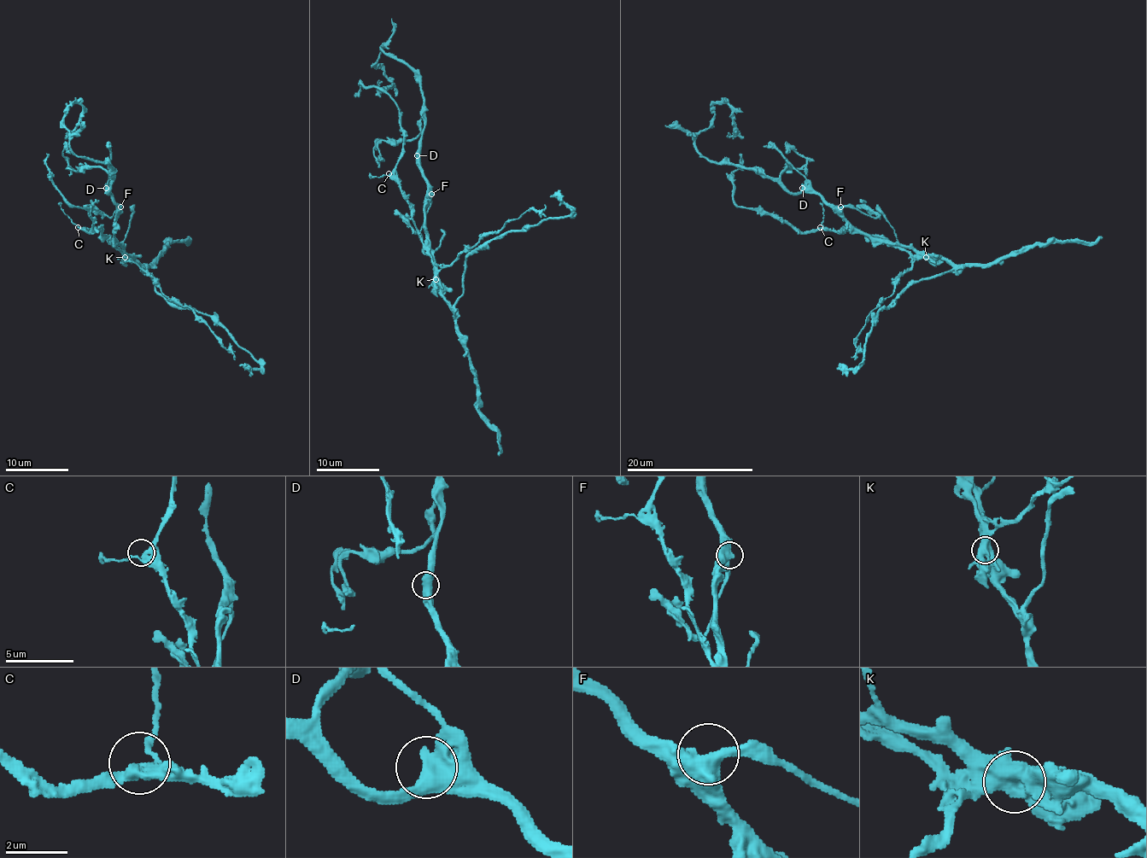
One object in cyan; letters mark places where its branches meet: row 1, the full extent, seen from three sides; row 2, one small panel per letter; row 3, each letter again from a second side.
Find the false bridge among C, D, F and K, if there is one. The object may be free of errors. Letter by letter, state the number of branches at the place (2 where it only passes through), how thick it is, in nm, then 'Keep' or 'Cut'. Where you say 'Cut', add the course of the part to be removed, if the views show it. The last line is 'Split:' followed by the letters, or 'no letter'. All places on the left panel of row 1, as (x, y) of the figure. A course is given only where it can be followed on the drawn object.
C: Branches: 2. Thickness 340 nm. Keep
D: Branches: 2. Thickness 550 nm. Keep
F: Branches: 2. Thickness 600 nm. Keep
K: Branches: 2. Thickness 700 nm. Cut. Course of the part to remove: (125, 257), (98, 230), (85, 230), (92, 219), (54, 184), (46, 164), (49, 154)
Split: K

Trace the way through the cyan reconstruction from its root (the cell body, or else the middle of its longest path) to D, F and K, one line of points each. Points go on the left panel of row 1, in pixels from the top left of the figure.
D: (116, 218), (116, 201), (106, 188)
F: (116, 218), (116, 211), (120, 207)
K: (116, 218), (114, 238), (124, 248), (125, 257)

